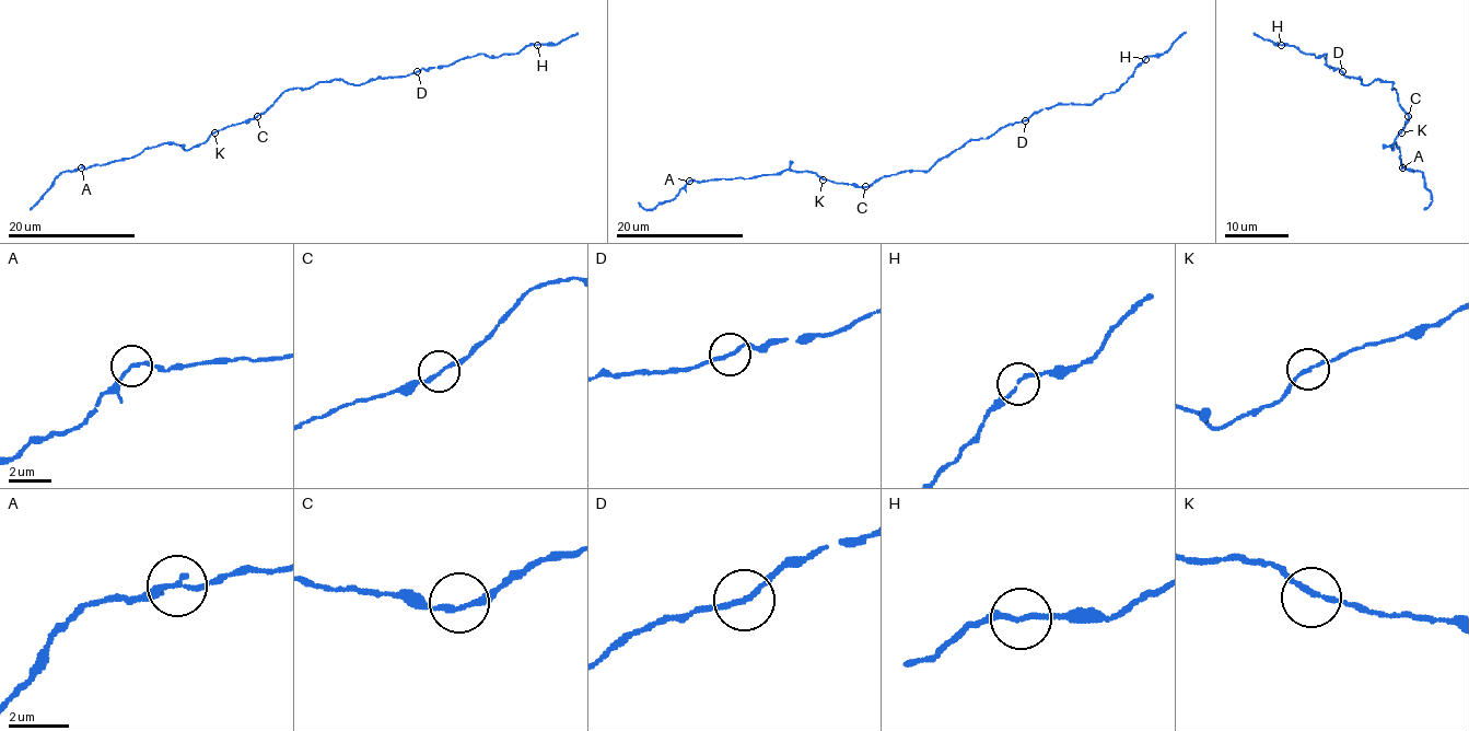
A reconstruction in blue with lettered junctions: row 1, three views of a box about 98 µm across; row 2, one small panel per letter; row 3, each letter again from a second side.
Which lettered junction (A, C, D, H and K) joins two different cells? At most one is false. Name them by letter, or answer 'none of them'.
none of them

